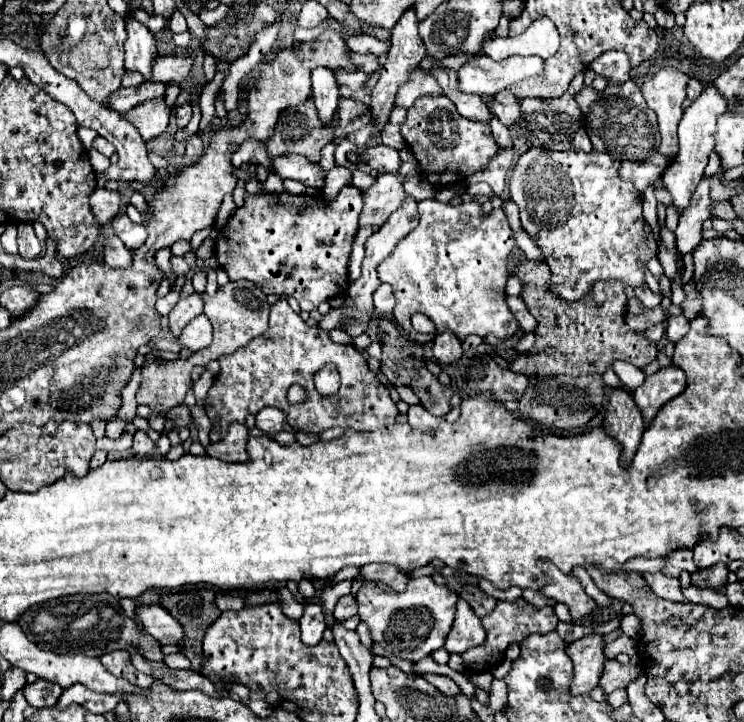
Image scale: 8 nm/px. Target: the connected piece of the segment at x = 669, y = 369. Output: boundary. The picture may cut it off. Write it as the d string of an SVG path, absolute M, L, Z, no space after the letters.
M670 364L660 368L656 374L646 376L646 380L634 390L634 400L642 410L644 420L650 422L656 416L658 408L662 408L662 404L666 404L674 396L682 394L684 388L686 388L684 372L678 366Z

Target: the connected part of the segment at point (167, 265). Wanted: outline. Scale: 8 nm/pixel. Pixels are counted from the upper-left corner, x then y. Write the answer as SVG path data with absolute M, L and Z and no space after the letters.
M168 248L159 250L155 255L156 265L160 267L160 270L162 270L162 272L164 272L166 280L168 280L168 282L170 282L170 286L174 288L174 284L176 284L176 278L178 278L178 276L172 272L170 259L171 251Z

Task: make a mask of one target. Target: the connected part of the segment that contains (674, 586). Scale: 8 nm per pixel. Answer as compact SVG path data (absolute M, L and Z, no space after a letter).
M654 572L654 574L644 574L648 586L654 590L656 596L672 600L672 602L684 602L684 596L680 592L680 582L678 578L666 576L662 572Z

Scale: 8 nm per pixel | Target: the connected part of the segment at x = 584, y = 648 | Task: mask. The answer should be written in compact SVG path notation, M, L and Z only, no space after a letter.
M584 636L566 646L566 654L574 664L574 678L570 684L572 696L588 694L598 684L598 676L602 674L604 652L602 652L602 636Z

